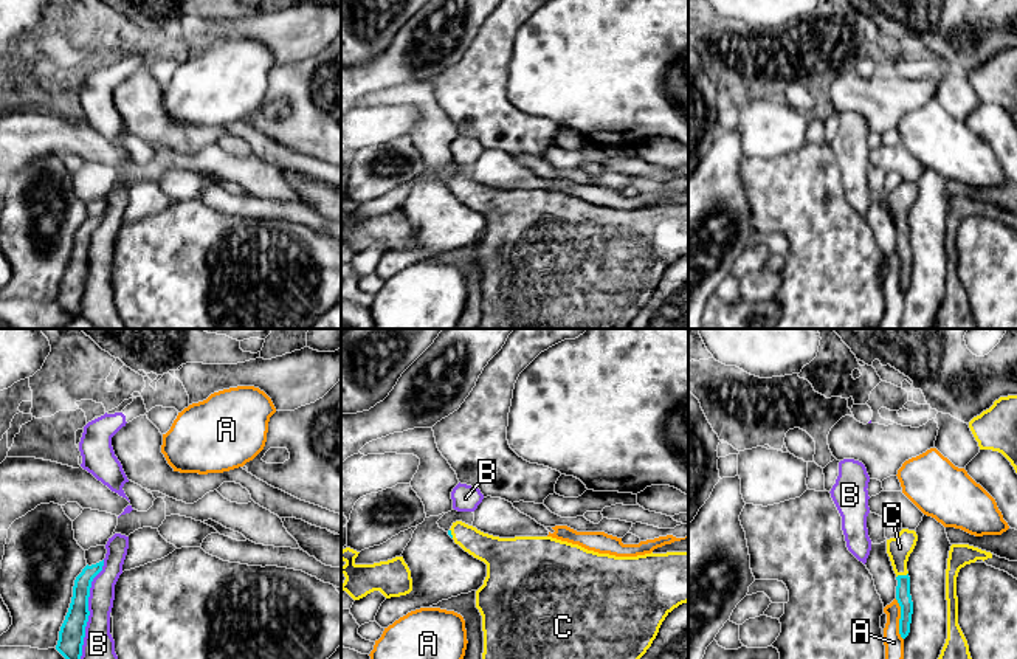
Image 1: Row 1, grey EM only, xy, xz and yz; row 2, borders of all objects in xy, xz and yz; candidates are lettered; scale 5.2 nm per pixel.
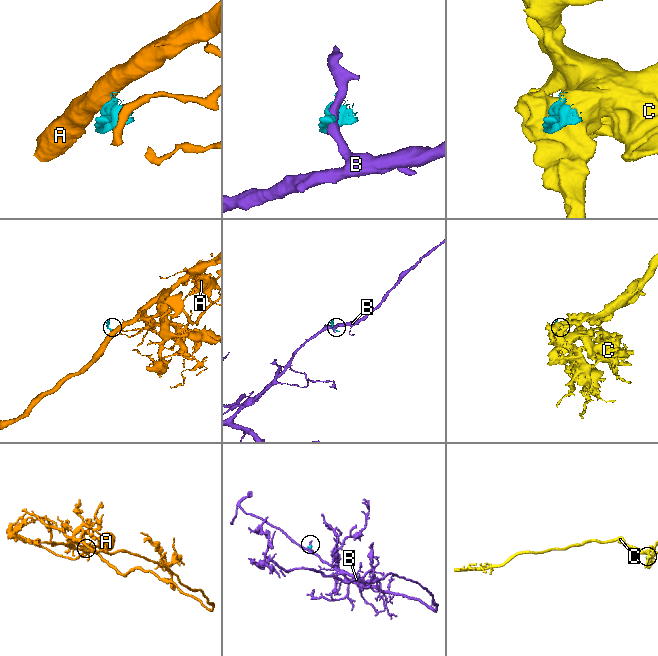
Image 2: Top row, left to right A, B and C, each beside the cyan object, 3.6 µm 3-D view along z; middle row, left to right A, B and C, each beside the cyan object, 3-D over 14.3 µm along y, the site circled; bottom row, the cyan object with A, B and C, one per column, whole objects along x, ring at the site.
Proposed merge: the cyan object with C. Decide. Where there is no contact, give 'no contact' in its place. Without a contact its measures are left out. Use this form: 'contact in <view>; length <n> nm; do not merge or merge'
contact in yz; length 70 nm; merge

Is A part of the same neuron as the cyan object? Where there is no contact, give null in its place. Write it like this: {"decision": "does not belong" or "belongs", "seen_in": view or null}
{"decision": "does not belong", "seen_in": "yz"}

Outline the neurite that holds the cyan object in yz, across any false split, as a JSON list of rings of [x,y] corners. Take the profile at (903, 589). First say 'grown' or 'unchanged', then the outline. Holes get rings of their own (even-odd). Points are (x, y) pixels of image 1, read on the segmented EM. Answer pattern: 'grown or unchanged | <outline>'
grown | [[[902,529],[895,538],[887,540],[887,554],[896,574],[896,600],[901,606],[899,634],[905,639],[910,633],[913,602],[907,561],[918,541],[915,530]]]

